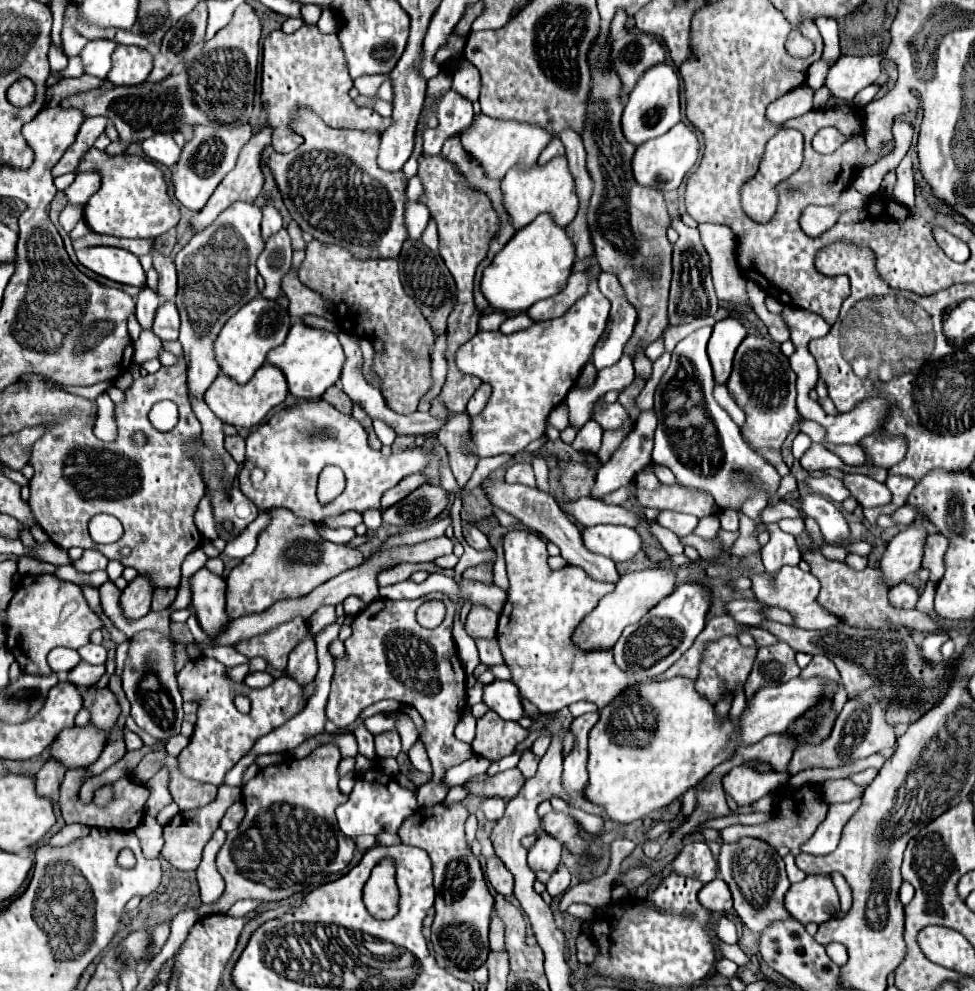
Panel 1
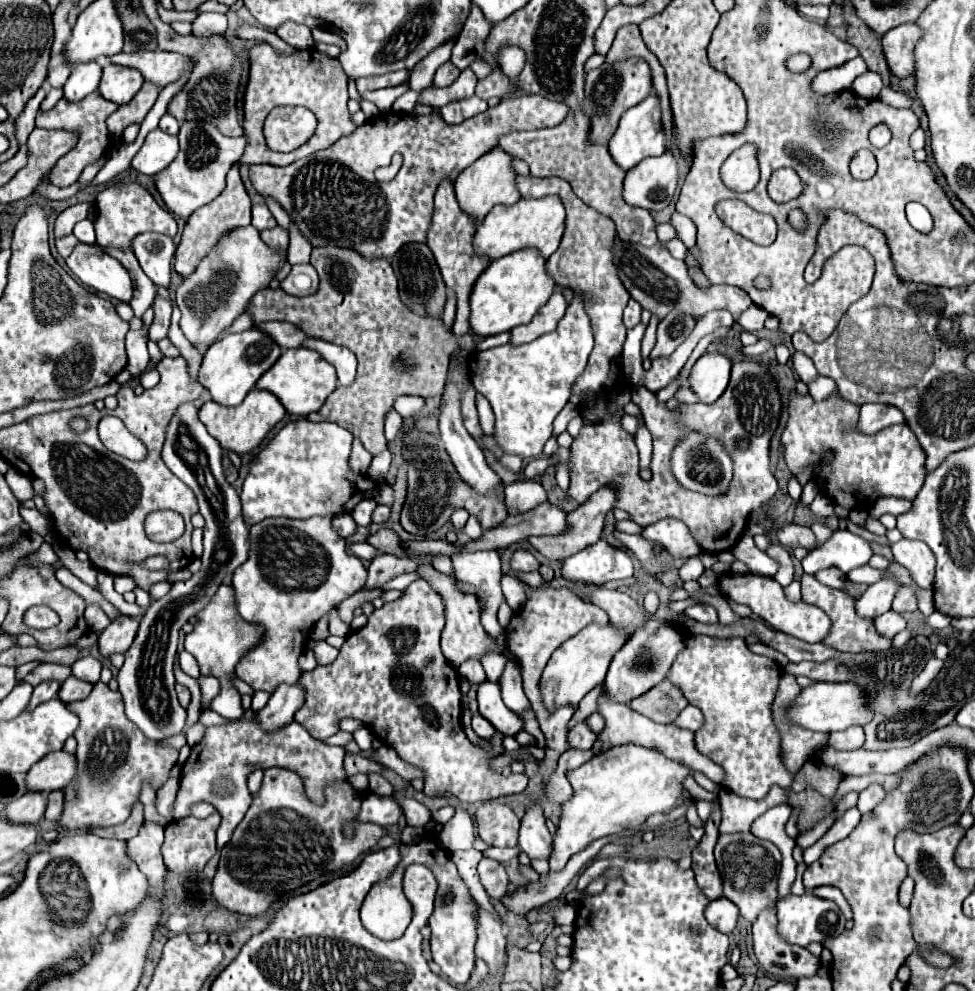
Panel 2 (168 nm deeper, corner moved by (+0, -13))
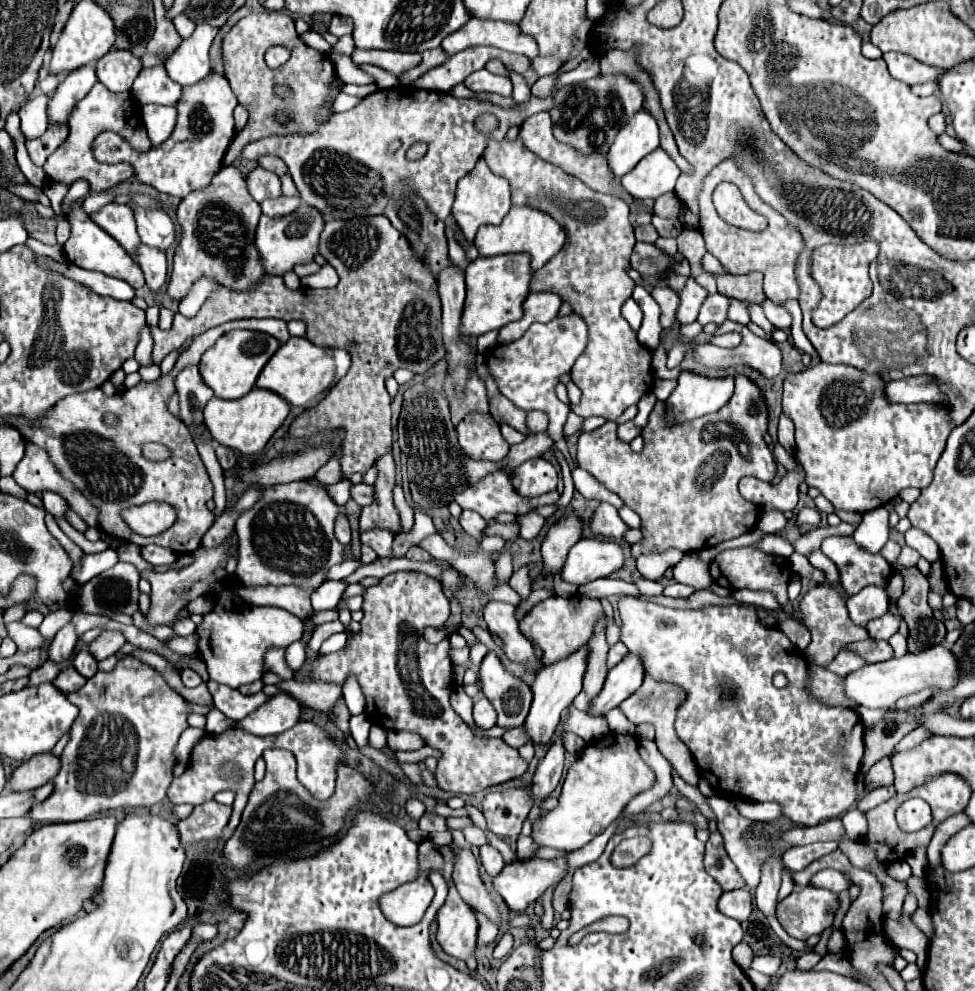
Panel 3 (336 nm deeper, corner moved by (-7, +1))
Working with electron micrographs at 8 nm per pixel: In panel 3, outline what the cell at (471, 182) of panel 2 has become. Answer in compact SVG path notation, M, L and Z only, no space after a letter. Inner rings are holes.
M480 158L476 162L474 170L458 182L456 200L454 200L454 206L452 206L452 216L454 216L460 232L464 234L464 240L468 244L472 244L476 230L480 226L500 224L502 218L508 214L508 210L510 210L510 184L504 178L498 178L496 174L492 174L492 170Z

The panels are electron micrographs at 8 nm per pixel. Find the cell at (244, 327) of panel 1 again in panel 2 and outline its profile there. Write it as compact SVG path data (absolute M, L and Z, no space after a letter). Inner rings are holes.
M255 326L239 334L227 334L207 350L199 370L199 382L207 388L211 400L215 400L217 404L237 406L243 402L243 398L255 386L255 382L277 362L279 356L279 344L275 344L275 340L269 334Z

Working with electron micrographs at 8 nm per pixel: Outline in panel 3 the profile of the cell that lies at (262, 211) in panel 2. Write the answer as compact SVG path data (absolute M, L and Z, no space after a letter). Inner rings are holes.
M256 166L254 170L250 170L244 178L246 178L248 192L256 202L262 202L266 198L278 198L278 194L282 194L280 178L262 166Z

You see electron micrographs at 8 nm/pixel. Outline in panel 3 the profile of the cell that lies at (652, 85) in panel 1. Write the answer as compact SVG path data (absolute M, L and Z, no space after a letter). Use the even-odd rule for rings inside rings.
M640 110L616 136L614 144L606 154L606 162L610 172L620 178L628 174L646 154L656 150L658 140L658 124L656 120Z

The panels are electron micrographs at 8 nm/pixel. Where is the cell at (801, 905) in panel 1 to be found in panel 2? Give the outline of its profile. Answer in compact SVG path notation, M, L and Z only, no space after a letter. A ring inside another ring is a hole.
M803 894L803 896L783 896L777 902L777 918L779 918L779 934L797 946L807 946L811 942L823 942L825 938L839 936L845 930L845 918L841 916L841 910L831 900L821 900L815 894Z

